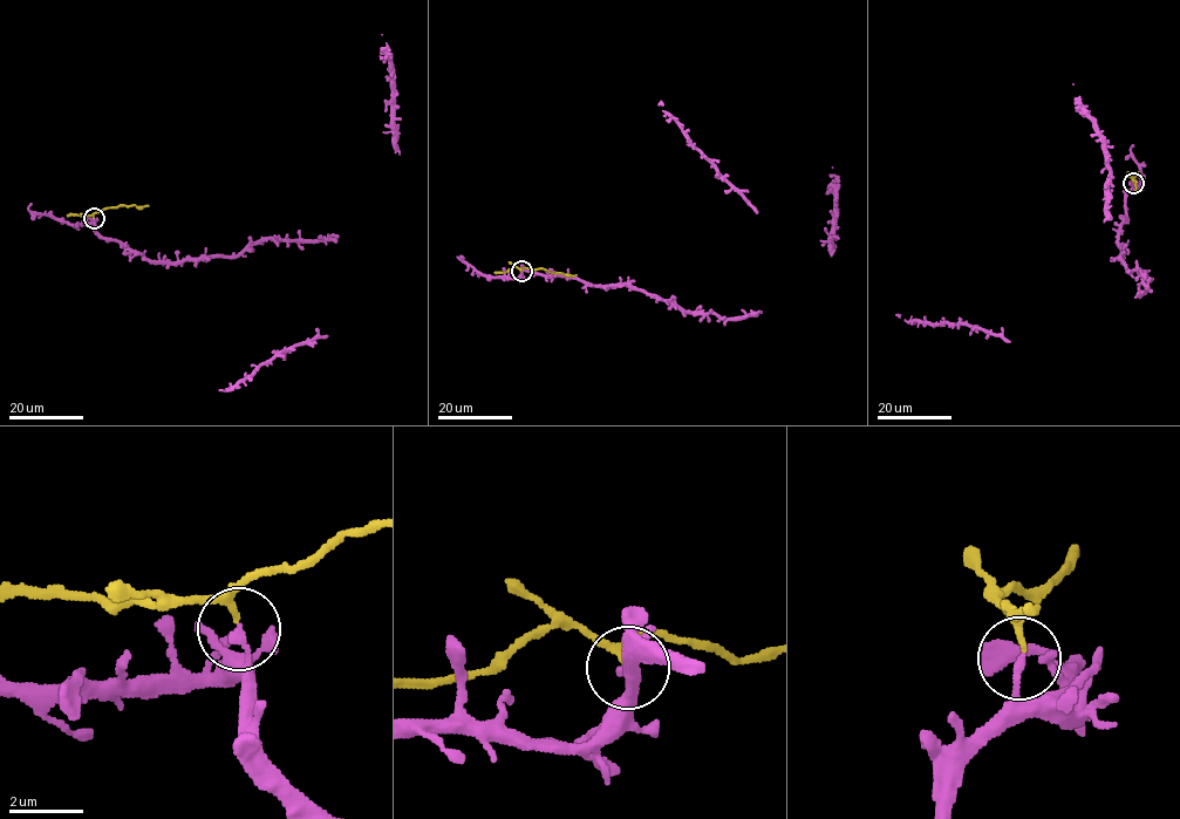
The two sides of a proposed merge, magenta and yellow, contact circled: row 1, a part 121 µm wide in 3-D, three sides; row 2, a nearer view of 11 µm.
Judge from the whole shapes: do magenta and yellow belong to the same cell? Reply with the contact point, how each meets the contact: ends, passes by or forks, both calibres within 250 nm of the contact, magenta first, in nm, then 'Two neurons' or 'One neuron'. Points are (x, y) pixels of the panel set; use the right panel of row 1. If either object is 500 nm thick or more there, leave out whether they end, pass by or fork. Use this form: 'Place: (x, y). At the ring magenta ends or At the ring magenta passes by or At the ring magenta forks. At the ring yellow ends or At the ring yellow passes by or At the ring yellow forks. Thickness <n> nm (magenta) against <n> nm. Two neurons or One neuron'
Place: (1133, 183). At the ring magenta ends. At the ring yellow passes by. Thickness 200 nm (magenta) against 120 nm. Two neurons

